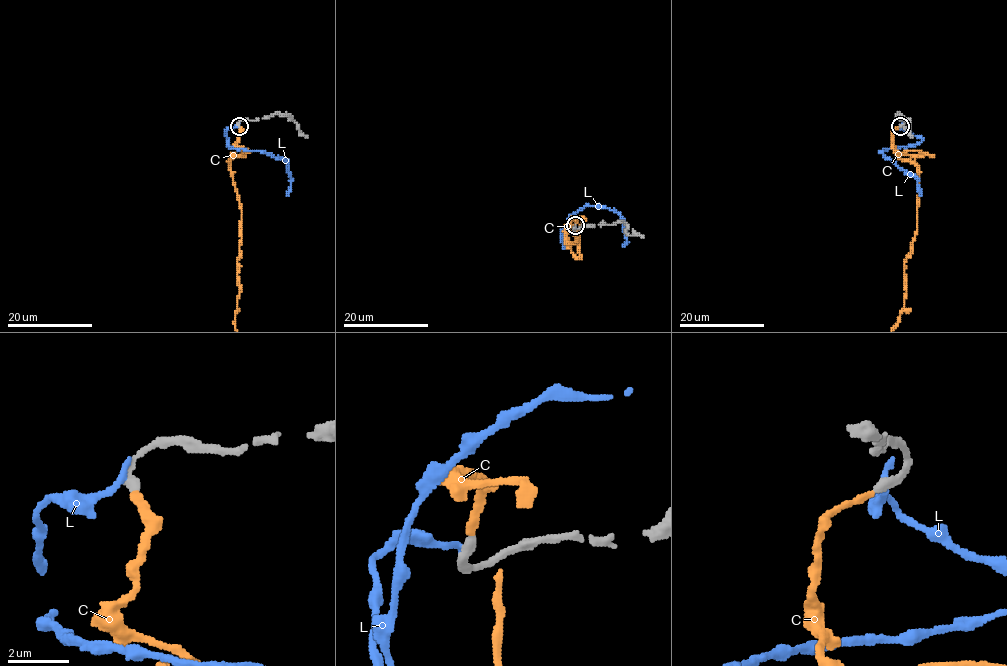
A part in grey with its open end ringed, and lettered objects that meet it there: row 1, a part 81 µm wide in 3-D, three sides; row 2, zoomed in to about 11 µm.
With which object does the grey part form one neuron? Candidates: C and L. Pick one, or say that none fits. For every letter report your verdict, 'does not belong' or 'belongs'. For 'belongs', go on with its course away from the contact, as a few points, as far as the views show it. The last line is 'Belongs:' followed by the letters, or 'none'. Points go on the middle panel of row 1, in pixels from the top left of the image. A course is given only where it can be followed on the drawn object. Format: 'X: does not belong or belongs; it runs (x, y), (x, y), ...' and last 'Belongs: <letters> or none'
C: belongs
L: does not belong
Belongs: C

